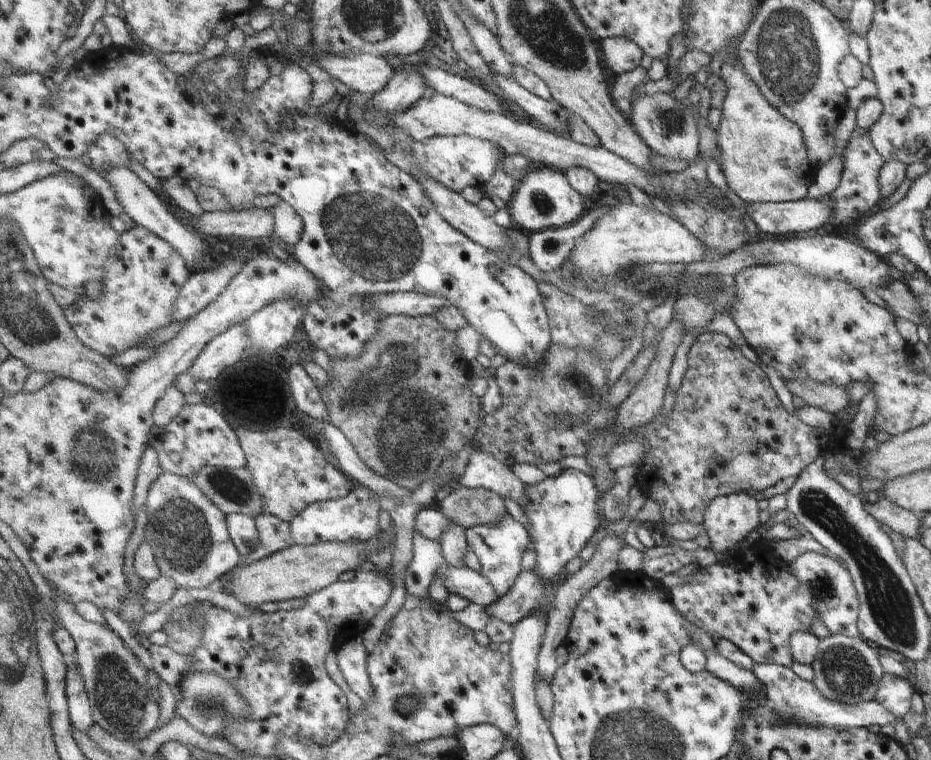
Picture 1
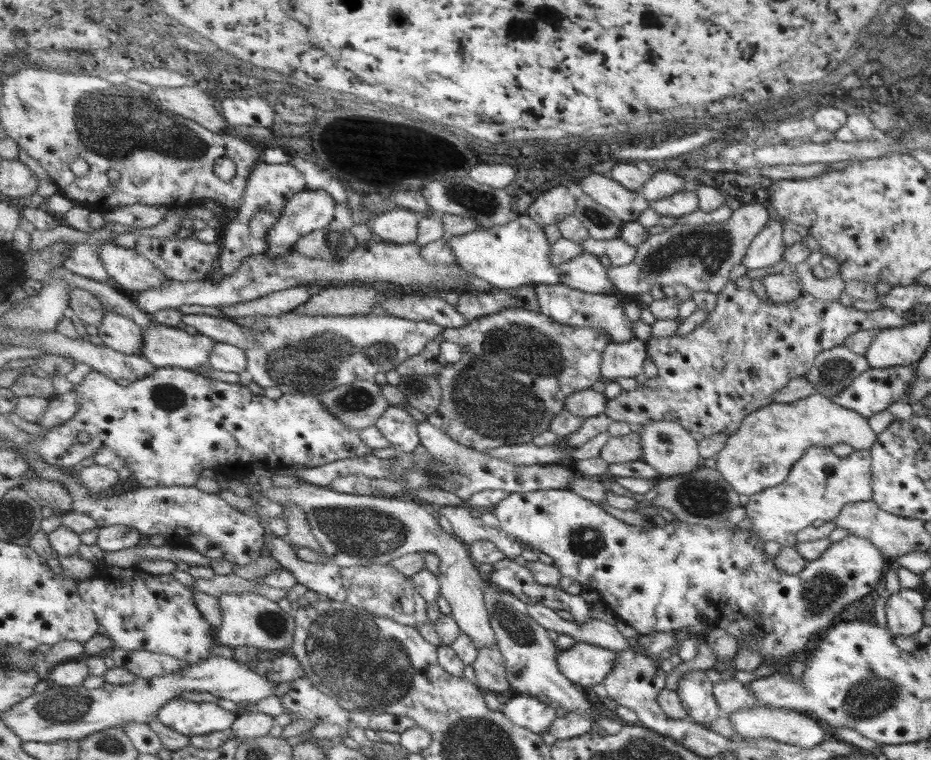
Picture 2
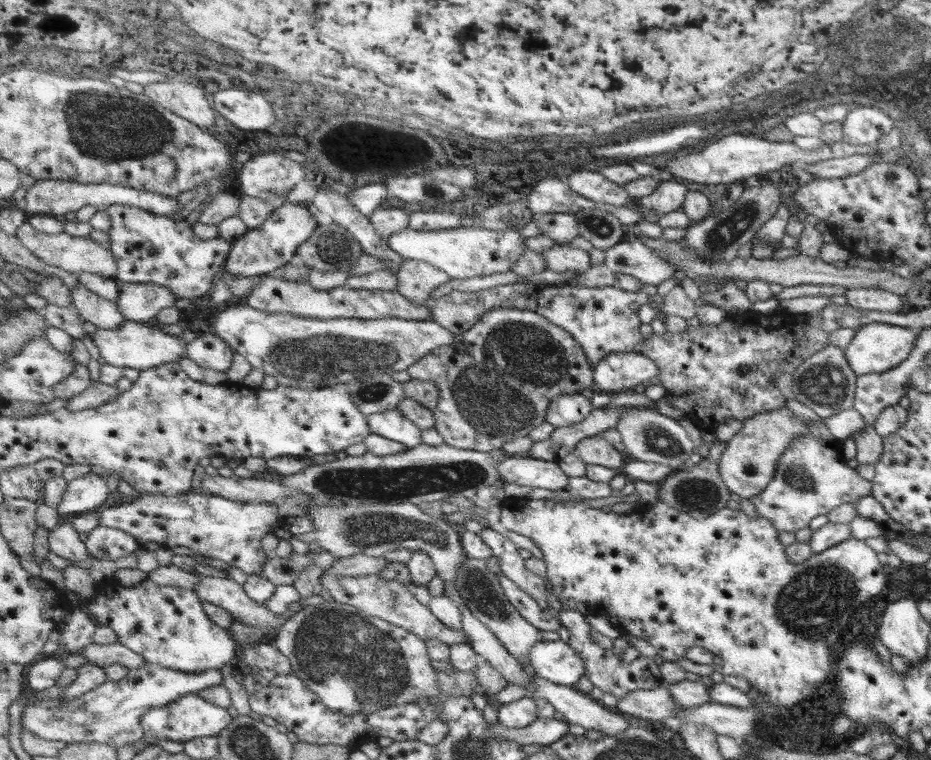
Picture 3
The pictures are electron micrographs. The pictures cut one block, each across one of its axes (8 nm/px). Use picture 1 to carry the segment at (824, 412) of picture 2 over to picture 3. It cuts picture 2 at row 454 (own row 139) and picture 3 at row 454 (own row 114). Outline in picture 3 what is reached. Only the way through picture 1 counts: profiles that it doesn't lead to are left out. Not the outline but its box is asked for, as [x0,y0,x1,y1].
[717,406,808,500]

